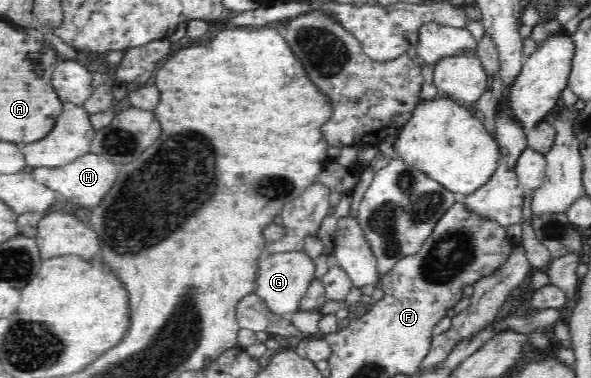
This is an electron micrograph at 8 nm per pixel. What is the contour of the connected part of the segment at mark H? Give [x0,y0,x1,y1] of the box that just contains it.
[34,152,118,207]

